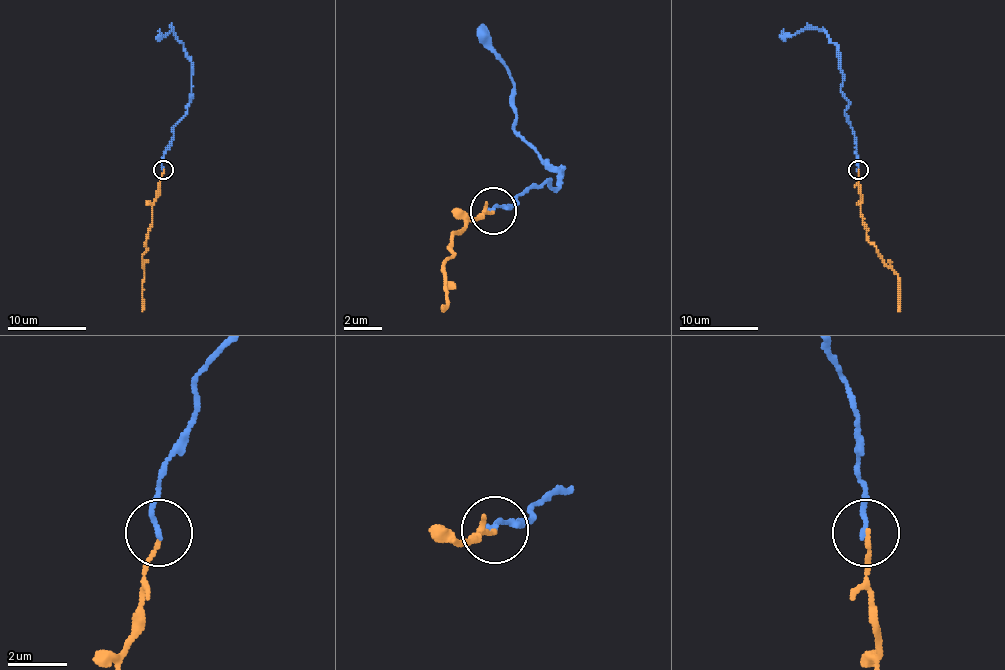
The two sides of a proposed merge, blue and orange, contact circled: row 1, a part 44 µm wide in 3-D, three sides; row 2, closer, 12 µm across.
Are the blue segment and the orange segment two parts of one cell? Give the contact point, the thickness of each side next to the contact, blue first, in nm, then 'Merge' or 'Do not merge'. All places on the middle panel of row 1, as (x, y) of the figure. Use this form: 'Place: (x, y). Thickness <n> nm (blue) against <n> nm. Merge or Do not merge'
Place: (493, 211). Thickness 170 nm (blue) against 130 nm. Merge

